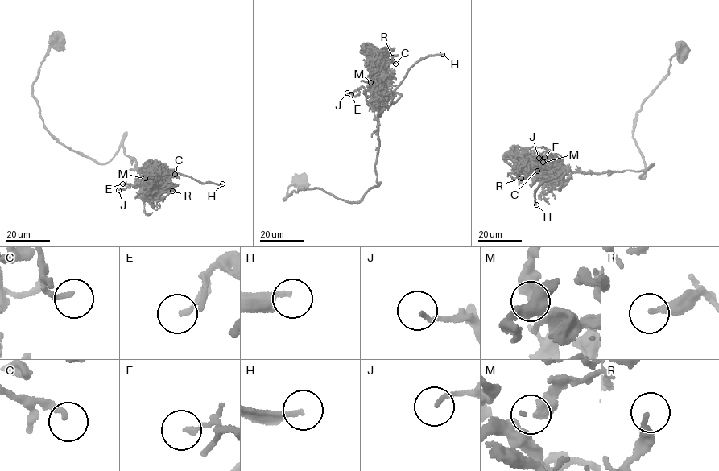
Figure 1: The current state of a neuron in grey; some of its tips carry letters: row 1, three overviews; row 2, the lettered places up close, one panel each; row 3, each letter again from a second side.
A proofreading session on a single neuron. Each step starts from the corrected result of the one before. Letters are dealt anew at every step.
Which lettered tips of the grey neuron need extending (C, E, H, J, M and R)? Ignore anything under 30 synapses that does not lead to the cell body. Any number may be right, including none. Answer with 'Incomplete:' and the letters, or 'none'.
Incomplete: H

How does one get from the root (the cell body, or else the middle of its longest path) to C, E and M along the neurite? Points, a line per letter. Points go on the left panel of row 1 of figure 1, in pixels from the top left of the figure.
C: (56, 42), (32, 85), (46, 129), (66, 146), (103, 164), (124, 137), (126, 155), (142, 174), (175, 174)
E: (56, 42), (32, 85), (43, 126), (103, 164), (124, 137), (126, 155), (146, 172), (135, 185), (122, 183)
M: (56, 42), (32, 85), (43, 126), (103, 164), (124, 137), (126, 155), (145, 178)

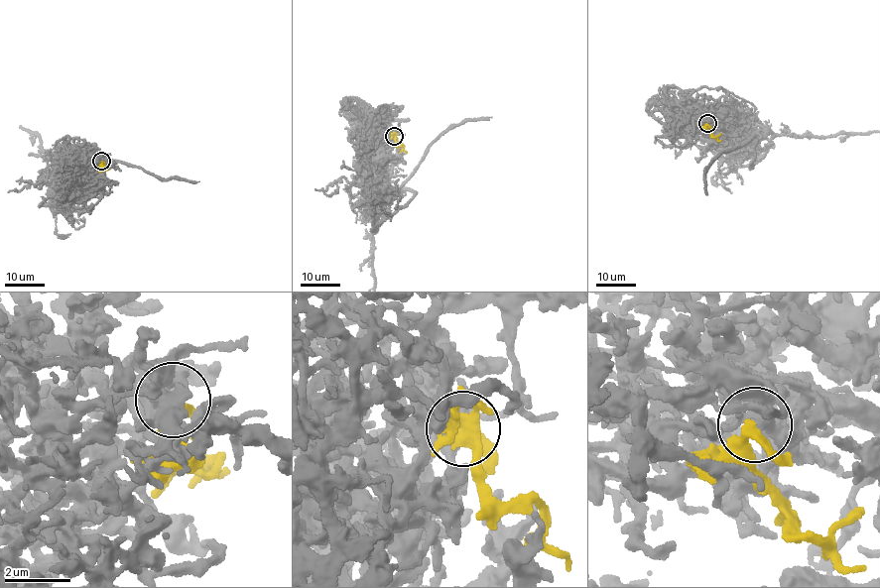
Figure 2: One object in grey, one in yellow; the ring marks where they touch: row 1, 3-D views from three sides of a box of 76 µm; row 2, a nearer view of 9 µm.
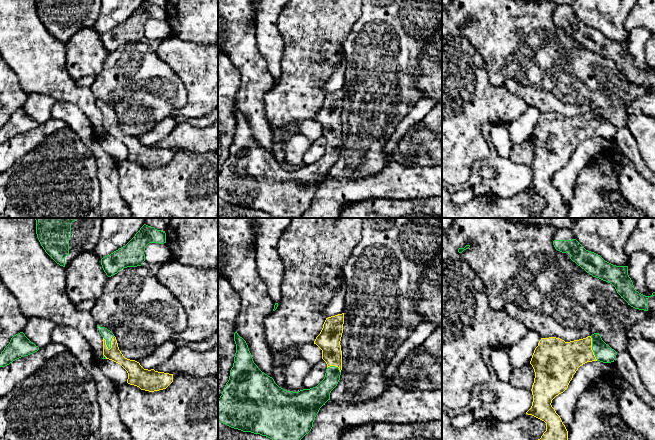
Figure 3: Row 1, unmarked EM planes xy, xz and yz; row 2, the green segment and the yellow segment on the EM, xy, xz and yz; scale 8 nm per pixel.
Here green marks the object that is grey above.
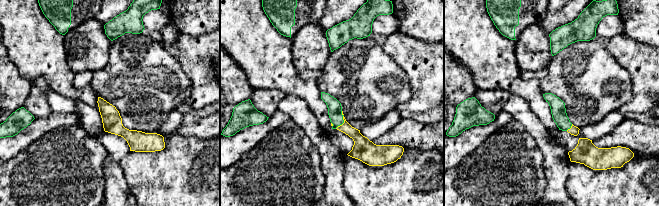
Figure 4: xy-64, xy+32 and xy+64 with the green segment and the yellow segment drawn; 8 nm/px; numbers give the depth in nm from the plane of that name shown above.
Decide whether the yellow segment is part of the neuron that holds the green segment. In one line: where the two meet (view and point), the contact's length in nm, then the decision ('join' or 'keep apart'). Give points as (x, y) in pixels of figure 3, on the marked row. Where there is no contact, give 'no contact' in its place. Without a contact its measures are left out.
meets green in xy at (110, 343); contact 120 nm long; join

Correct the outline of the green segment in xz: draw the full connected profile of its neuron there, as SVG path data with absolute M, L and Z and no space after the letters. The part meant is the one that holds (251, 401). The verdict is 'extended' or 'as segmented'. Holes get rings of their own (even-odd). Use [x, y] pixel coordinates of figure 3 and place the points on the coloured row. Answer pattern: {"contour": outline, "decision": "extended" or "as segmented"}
{"contour": "M344 313L326 318L314 344L322 350L322 359L327 364L324 379L310 389L298 392L279 387L274 379L254 363L246 341L237 331L234 333L236 353L229 380L218 399L218 421L243 432L266 436L272 440L301 440L308 434L320 408L330 400L331 391L337 386L342 370L341 337Z", "decision": "extended"}

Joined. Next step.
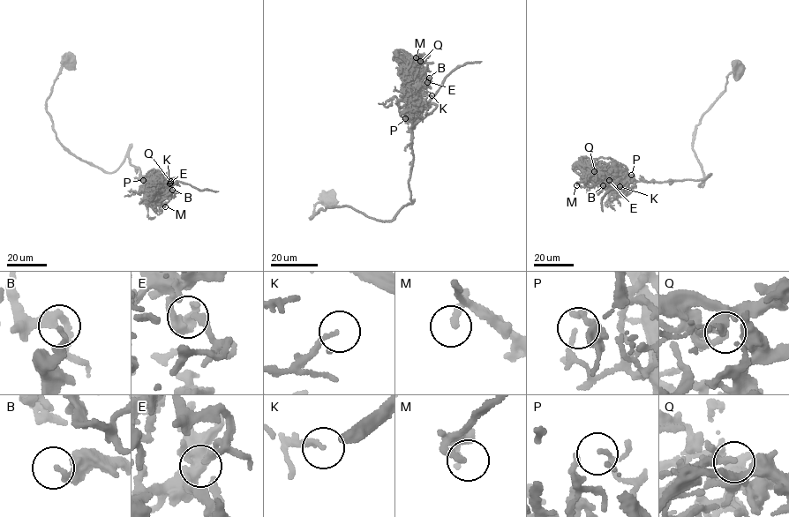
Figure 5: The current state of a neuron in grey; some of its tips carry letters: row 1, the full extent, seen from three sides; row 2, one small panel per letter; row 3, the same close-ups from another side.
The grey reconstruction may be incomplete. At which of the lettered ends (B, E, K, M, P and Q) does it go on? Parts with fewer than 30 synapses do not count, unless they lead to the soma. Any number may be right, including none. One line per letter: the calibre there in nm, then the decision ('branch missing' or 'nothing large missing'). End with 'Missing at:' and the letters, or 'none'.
B: 240 nm | nothing large missing
E: 170 nm | nothing large missing
K: 150 nm | nothing large missing
M: 160 nm | nothing large missing
P: 90 nm | nothing large missing
Q: 170 nm | nothing large missing
Missing at: none

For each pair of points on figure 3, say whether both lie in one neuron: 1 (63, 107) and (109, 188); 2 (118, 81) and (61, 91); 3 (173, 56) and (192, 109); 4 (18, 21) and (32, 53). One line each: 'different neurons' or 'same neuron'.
1: same neuron
2: different neurons
3: same neuron
4: same neuron

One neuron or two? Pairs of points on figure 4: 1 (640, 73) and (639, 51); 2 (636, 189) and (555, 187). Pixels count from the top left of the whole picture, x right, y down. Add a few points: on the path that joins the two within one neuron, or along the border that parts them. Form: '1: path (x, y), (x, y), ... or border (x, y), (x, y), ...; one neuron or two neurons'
1: path (640, 68), (639, 56); one neuron
2: border (569, 164), (566, 182), (568, 195); two neurons

